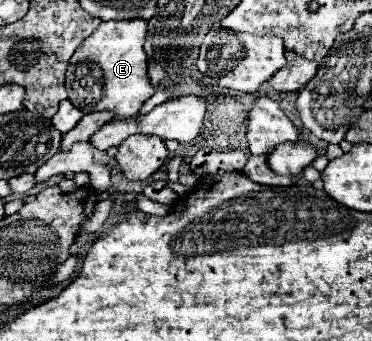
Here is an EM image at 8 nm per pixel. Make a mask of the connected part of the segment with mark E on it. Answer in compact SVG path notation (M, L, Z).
M107 21L101 23L73 53L65 87L69 91L69 101L81 113L111 111L115 119L135 117L145 99L153 93L147 77L147 55L143 51L145 35L145 21Z

